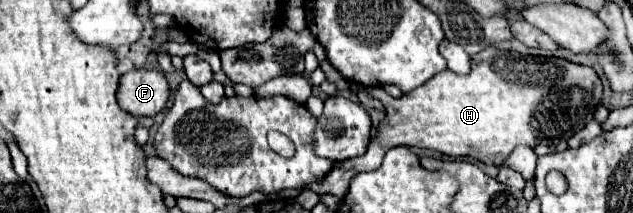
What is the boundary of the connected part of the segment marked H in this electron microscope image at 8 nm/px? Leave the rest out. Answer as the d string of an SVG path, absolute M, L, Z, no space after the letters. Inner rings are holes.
M491 46L473 56L471 72L465 76L451 70L439 72L399 100L383 88L365 88L365 92L375 96L387 112L379 136L363 156L335 164L323 182L309 186L317 194L347 194L349 180L359 172L377 170L385 152L393 146L429 148L453 158L471 156L487 166L501 166L519 144L531 148L537 144L559 144L593 118L603 98L603 84L589 66L563 58L503 52Z

